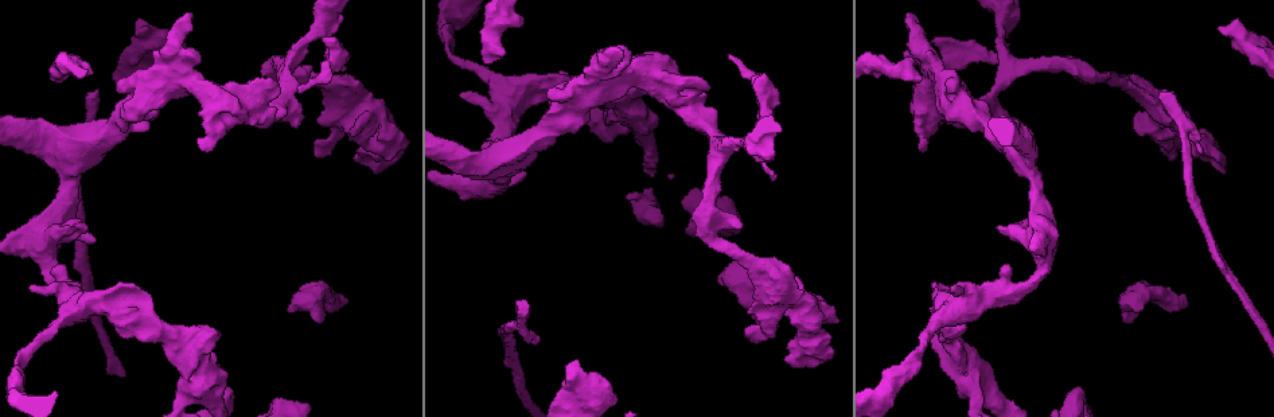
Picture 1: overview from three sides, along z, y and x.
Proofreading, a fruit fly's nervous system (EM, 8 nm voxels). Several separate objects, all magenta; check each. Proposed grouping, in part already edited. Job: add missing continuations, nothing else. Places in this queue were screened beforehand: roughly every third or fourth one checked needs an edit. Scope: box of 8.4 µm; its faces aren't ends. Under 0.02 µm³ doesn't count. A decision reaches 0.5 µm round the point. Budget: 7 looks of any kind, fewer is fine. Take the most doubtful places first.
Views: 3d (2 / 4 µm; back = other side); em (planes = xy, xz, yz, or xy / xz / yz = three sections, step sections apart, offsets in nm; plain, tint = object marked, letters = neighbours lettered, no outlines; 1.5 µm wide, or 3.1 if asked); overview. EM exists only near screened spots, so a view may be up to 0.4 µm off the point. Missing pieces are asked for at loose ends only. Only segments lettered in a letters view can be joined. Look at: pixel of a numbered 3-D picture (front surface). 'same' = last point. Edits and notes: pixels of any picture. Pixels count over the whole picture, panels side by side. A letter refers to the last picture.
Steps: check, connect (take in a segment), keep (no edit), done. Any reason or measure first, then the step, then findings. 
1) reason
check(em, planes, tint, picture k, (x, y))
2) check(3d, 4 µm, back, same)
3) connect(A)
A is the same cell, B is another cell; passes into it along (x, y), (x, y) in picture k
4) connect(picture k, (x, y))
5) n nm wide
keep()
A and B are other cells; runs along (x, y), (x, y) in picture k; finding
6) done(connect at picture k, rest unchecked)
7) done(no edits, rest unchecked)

stops while still wide
check(em, yz, step 8, letters, picture 1, (183, 45))

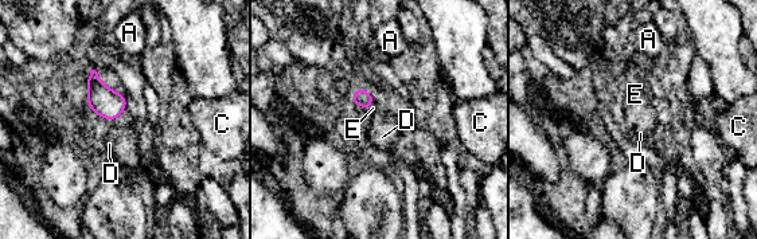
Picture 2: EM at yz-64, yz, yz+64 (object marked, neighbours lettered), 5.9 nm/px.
keep()
A, C, D and E are other cells; border along (375, 96), (367, 112) in picture 2; none of them fits

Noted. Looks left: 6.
branch stops here
check(3d, 4 µm, back, picture 1, (728, 55))

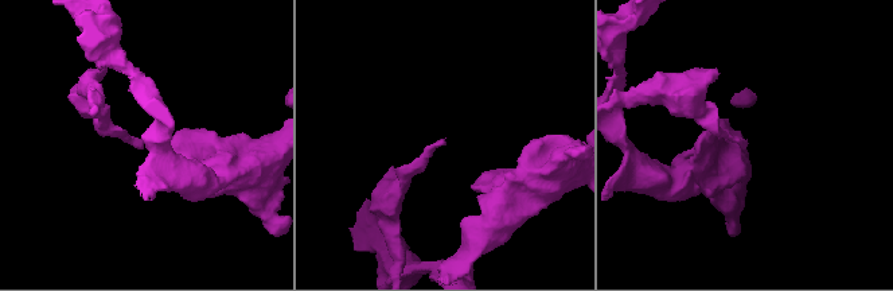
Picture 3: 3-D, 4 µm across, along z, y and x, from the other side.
need the tissue
check(em, xy, step 4, tint, picture 3, (444, 143))

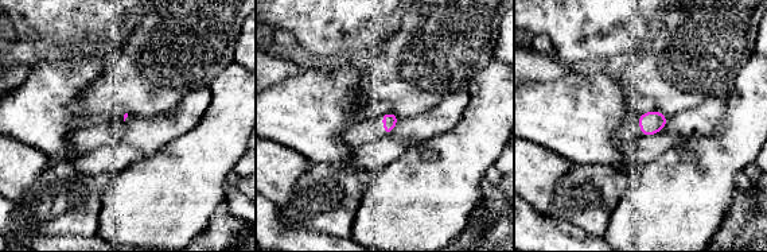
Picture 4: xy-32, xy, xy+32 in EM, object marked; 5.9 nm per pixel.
check(em, planes, letters, same)

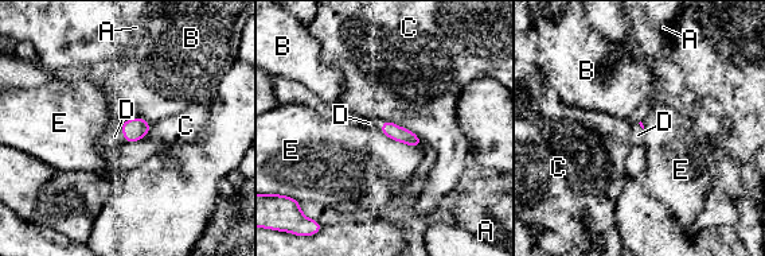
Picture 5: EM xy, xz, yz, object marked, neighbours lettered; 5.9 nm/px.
connect(D)
D is the same cell, A, B, C and E are other cells; it goes on there

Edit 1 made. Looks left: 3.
branch stops here
check(em, planes, tint, picture 1, (801, 365))

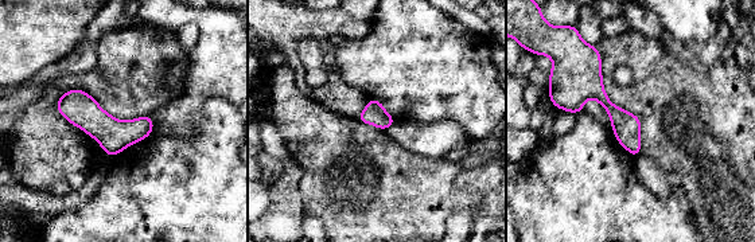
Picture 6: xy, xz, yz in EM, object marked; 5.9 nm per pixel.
see the neighbours
check(em, planes, letters, same)

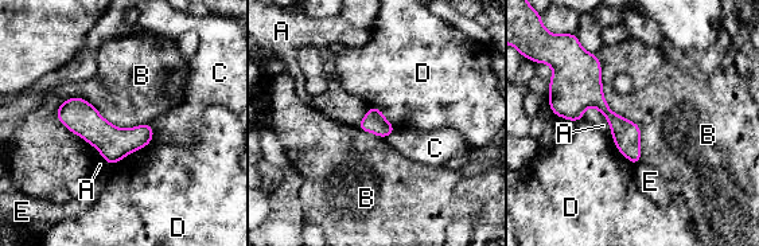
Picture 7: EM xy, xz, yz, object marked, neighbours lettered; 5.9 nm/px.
keep()
A, B, C, D and E are other cells; border along (55, 110), (84, 97), (147, 124) in picture 7; none of them fits

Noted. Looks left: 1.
done(connect at picture 5, rest unchecked)

